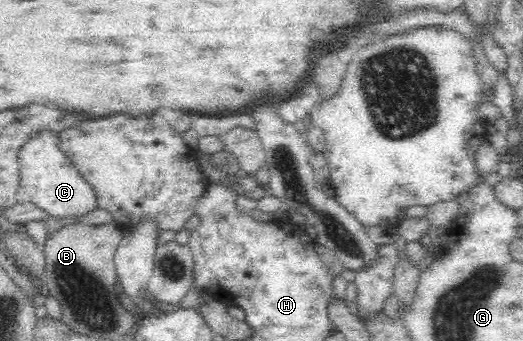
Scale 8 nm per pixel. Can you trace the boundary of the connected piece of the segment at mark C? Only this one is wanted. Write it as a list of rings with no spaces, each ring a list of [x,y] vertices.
[[[40,132],[19,151],[20,191],[50,217],[79,222],[98,207],[96,190],[87,178],[57,149],[54,132]]]

